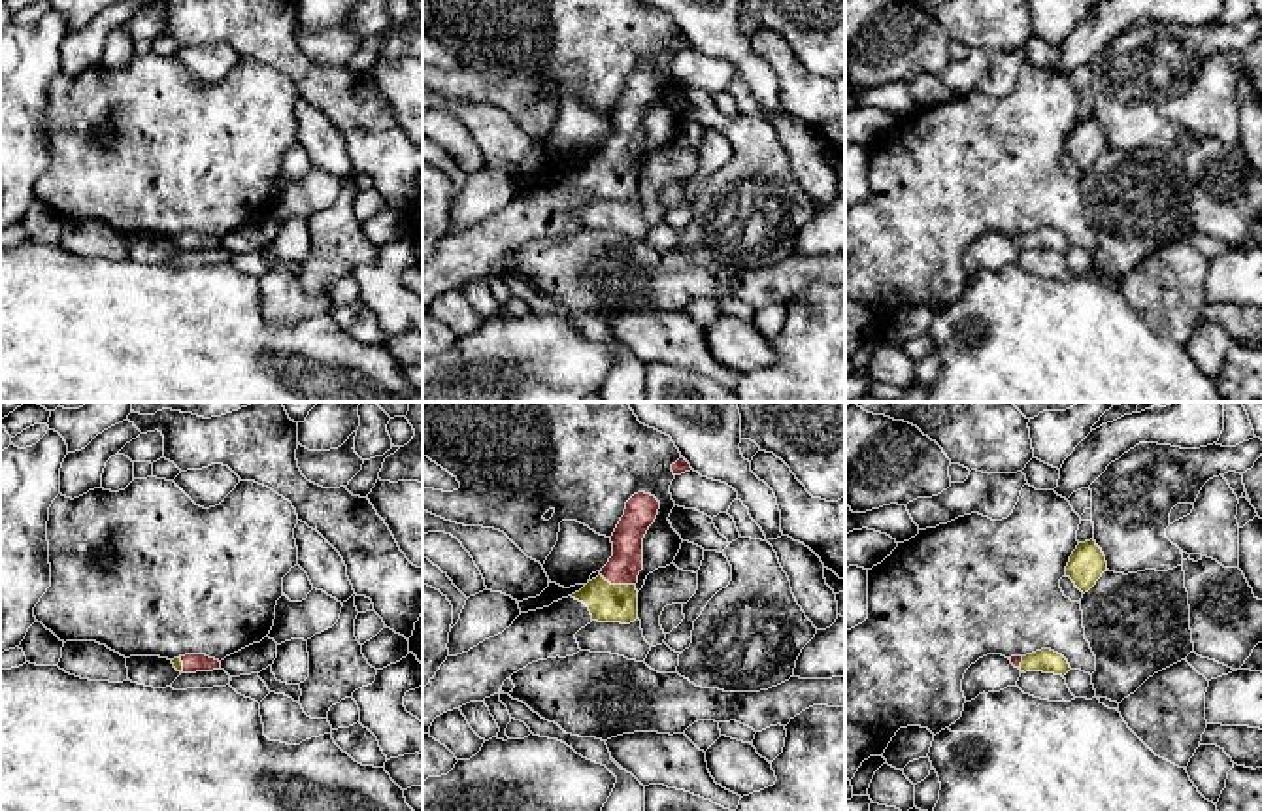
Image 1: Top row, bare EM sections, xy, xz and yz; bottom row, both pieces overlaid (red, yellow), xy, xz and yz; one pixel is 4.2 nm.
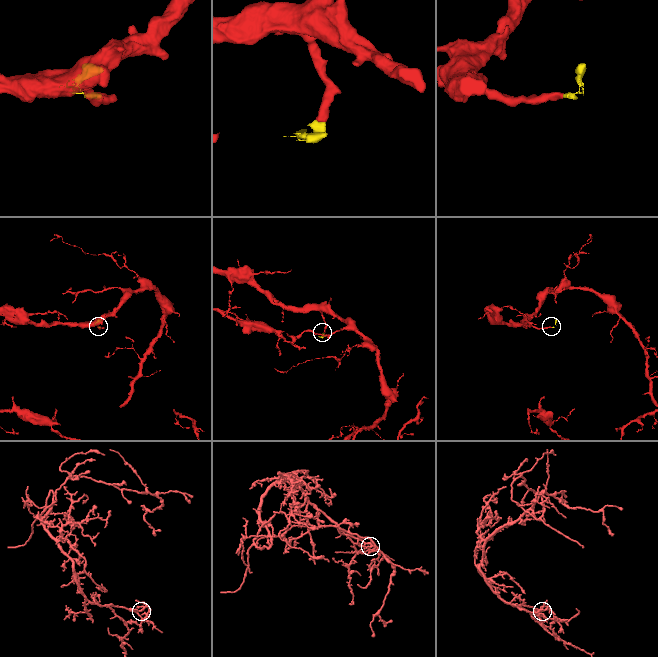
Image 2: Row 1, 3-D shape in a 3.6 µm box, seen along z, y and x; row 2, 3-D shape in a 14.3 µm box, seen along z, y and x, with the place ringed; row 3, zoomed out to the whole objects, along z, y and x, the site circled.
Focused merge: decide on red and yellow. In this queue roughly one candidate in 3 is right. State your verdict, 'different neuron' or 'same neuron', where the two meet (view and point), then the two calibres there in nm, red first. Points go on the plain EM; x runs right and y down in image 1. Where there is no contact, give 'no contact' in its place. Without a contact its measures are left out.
same neuron; contact xz (617, 161); calibres 140 and 160 nm

